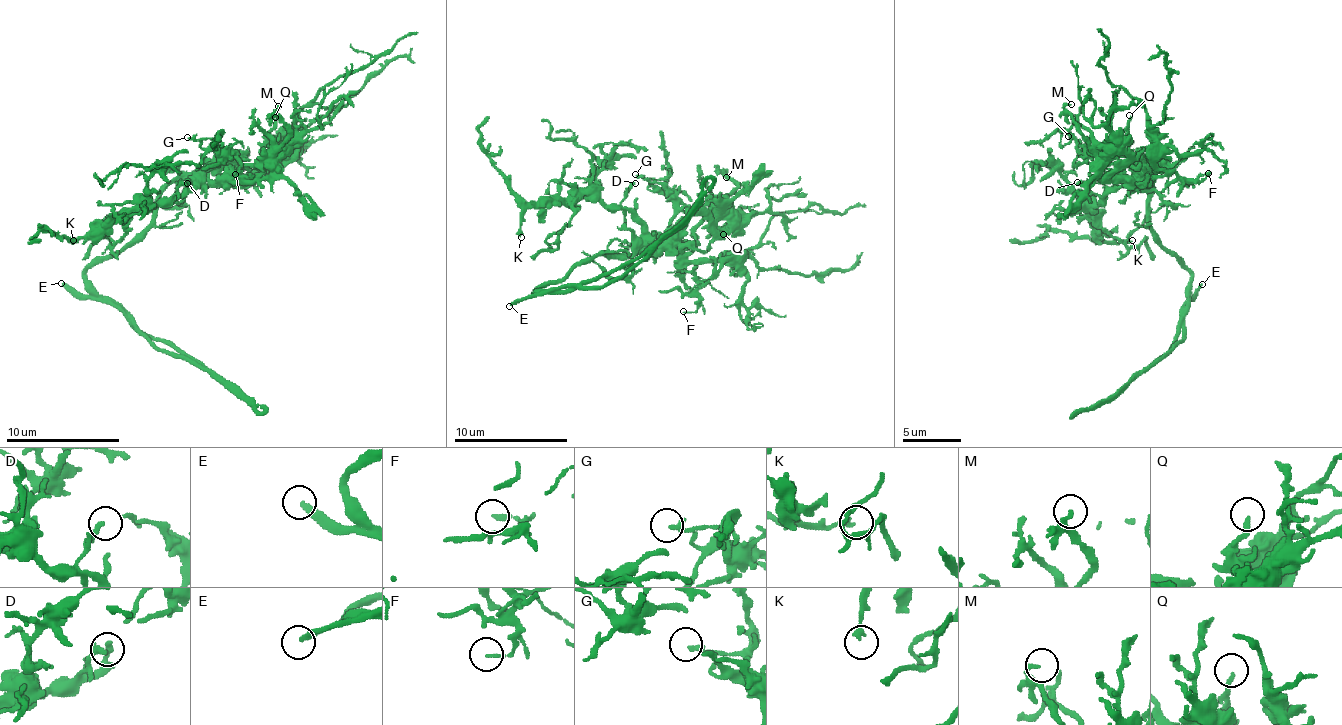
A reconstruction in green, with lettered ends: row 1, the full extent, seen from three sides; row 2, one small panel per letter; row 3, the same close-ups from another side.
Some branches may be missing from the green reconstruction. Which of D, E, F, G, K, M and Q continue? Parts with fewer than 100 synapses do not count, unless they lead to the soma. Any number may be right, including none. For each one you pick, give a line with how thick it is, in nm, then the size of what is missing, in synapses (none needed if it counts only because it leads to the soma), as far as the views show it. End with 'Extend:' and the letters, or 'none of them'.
E: Thickness 240 nm
Extend: E

